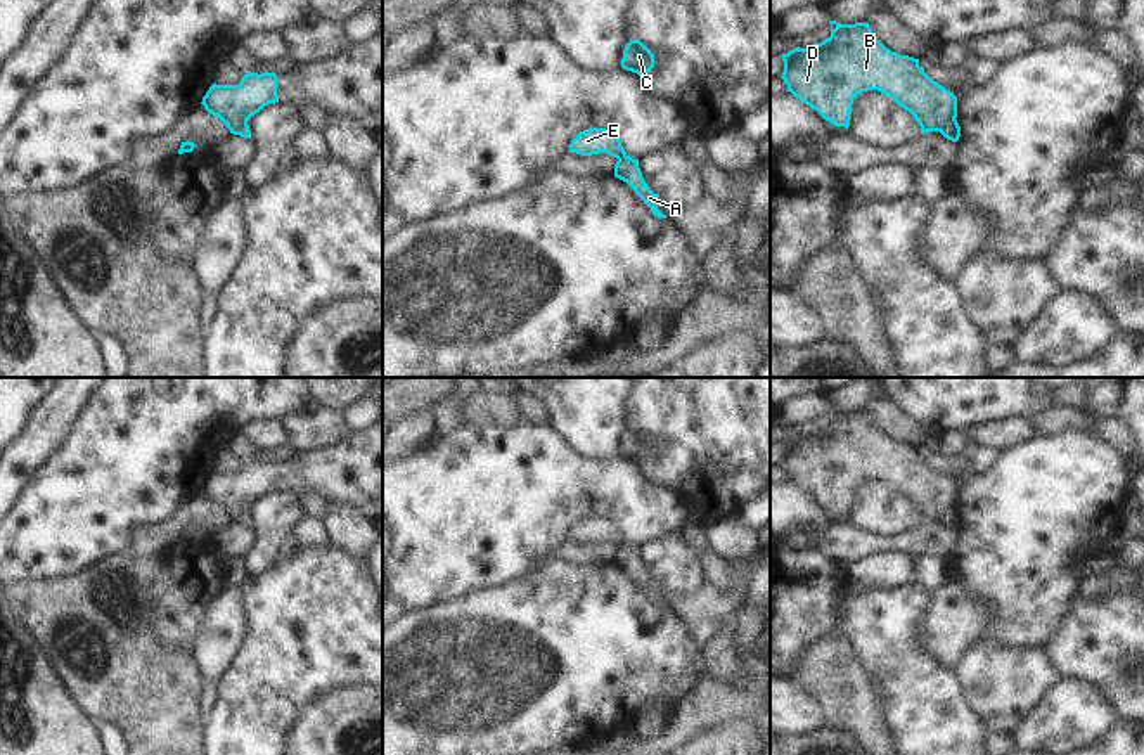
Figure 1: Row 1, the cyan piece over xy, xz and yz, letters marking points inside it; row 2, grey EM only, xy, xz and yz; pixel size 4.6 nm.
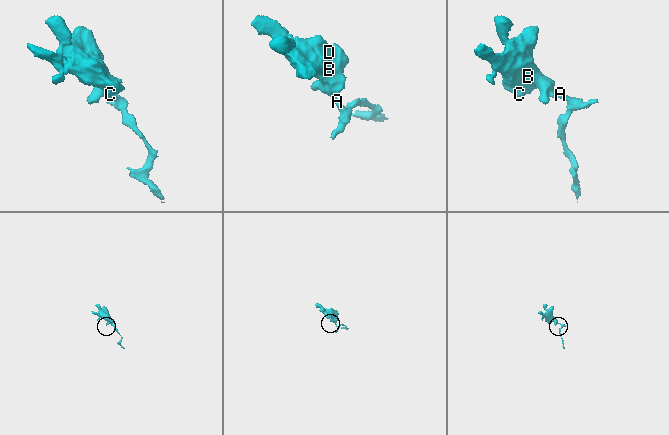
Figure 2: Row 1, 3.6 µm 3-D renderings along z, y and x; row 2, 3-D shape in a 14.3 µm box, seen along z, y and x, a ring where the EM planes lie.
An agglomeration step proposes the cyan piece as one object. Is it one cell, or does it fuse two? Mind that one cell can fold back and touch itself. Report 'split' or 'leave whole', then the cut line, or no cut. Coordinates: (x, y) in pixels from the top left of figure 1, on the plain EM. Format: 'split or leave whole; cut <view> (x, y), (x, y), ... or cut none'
split; cut yz (954, 506), (938, 518)

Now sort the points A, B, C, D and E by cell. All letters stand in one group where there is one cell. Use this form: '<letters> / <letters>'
A / B C D E

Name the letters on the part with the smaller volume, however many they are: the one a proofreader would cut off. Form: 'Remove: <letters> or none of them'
Remove: A

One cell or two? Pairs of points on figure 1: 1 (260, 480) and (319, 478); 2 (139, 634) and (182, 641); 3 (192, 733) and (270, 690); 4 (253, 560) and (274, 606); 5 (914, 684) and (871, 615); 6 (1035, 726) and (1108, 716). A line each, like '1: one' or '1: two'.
1: one
2: two
3: two
4: two
5: one
6: one

